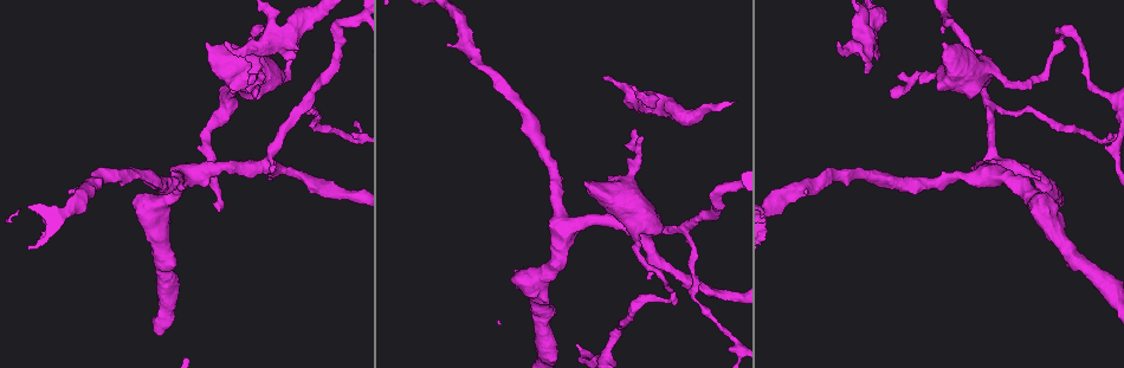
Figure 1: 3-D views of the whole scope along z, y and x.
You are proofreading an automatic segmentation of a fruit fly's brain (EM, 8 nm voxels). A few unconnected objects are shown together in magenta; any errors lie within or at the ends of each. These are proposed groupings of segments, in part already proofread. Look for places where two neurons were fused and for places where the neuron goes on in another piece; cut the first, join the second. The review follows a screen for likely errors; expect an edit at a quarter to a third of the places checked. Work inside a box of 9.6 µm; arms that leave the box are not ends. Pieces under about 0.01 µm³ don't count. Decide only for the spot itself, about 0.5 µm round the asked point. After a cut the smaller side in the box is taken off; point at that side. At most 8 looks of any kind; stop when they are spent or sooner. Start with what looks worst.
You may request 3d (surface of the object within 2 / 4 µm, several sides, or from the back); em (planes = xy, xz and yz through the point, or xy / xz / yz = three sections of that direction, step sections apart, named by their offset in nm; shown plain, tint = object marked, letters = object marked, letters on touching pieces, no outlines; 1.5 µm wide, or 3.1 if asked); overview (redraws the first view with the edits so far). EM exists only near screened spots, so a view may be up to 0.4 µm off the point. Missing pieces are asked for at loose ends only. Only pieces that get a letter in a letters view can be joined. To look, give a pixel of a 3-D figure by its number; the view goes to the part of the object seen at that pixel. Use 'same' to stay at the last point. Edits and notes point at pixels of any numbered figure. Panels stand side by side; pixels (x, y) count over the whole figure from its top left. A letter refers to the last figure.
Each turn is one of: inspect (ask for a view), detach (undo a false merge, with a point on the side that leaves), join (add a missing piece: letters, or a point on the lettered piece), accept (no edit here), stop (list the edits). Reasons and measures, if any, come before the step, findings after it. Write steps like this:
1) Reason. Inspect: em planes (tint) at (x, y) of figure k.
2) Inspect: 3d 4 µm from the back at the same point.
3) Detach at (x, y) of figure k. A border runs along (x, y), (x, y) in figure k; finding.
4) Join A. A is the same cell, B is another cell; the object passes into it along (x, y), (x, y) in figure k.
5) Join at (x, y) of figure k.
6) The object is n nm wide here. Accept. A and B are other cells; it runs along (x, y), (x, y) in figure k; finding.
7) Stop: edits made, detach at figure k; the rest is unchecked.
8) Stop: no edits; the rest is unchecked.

Inspect: 3d 4 µm at (650, 278) of figure 1.

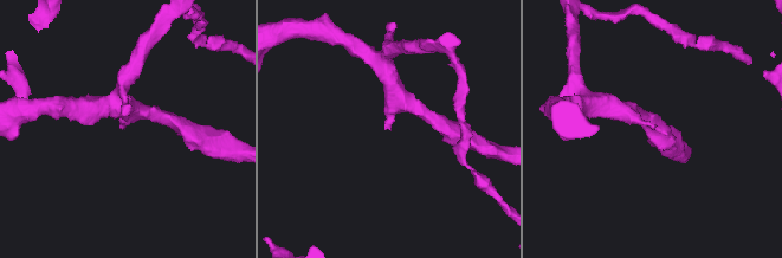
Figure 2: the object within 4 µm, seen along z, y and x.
Inspect: em planes (tint) at (388, 128) of figure 2.

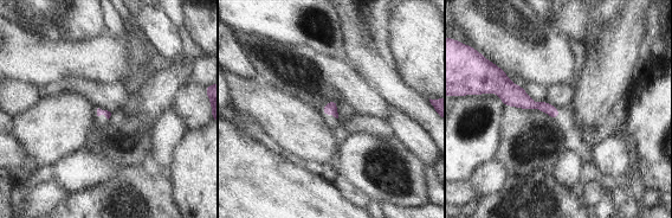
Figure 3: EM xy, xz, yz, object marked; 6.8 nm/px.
Inspect: em planes (letters) at the same point.

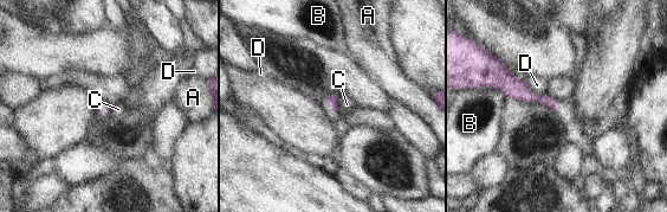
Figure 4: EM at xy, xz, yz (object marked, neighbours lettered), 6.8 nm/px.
Accept. A, B, C and D are other cells; a border runs along (340, 95), (337, 100), (338, 110) in figure 4; none of them fits.

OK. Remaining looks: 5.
Abrupt turn. Inspect: em yz step 8 (tint) at (1061, 38) of figure 1.

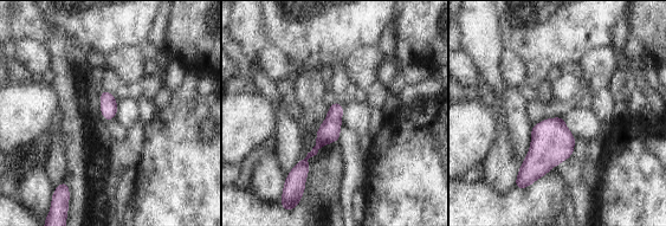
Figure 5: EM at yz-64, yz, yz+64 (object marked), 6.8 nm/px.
Cut it another way. Inspect: em xy step 4 (letters) at the same point.

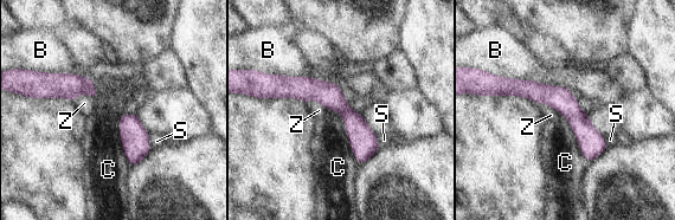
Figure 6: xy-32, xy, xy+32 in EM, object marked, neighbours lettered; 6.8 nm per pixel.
Accept. B, C, S and Z are other cells; it runs along (500, 92), (554, 96), (603, 147) in figure 6; one neuron here.

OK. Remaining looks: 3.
An open end. Inspect: 3d 4 µm from the back at (878, 55) of figure 1.

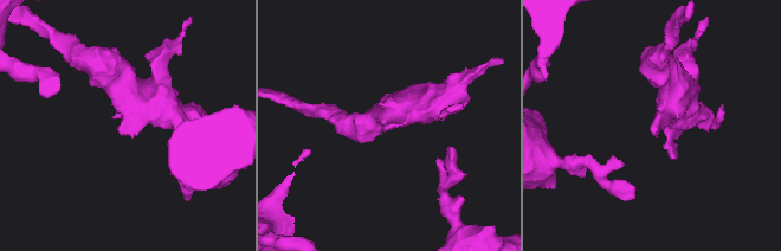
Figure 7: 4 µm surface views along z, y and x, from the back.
Inspect: em xz step 4 (letters) at (117, 129) of figure 7.

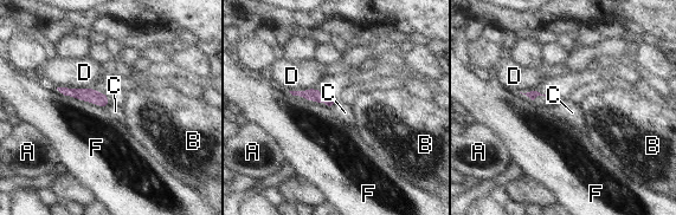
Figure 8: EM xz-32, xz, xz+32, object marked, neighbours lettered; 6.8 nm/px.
Another direction. Inspect: em planes (letters) at the same point.

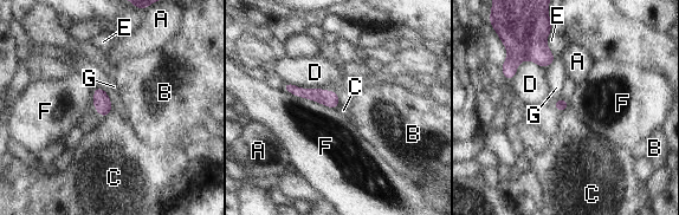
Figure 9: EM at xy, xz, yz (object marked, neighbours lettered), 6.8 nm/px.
Accept. A, B, C, D, E, F and G are other cells; a border runs along (111, 109), (105, 116), (101, 117) in figure 9; none of them fits.

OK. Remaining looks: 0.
Stop: no edits; the rest is unchecked.

